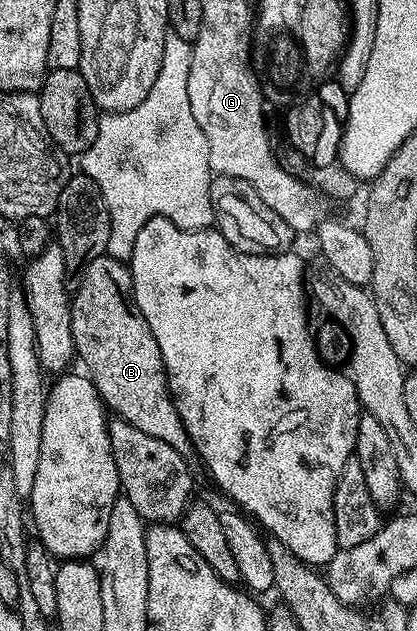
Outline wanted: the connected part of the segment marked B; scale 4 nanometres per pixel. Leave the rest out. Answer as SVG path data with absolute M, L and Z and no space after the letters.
M104 254L97 257L93 261L89 261L88 265L81 272L77 286L74 288L71 295L71 324L73 325L73 341L75 342L75 354L78 362L83 362L87 368L85 368L85 374L88 379L91 380L92 388L97 392L100 399L108 408L111 407L115 410L114 414L125 420L129 425L133 425L137 429L141 429L141 433L149 433L149 437L157 437L157 441L165 441L165 445L169 445L173 449L177 449L177 453L181 456L187 457L192 454L193 448L191 446L191 438L187 436L187 430L185 429L181 417L177 413L175 408L175 400L171 398L171 392L167 389L167 370L163 364L163 358L161 357L161 349L157 345L157 341L153 337L153 333L149 329L149 325L145 321L145 317L140 313L138 307L135 306L135 295L131 292L131 269L130 266L122 259L114 259L112 255Z

